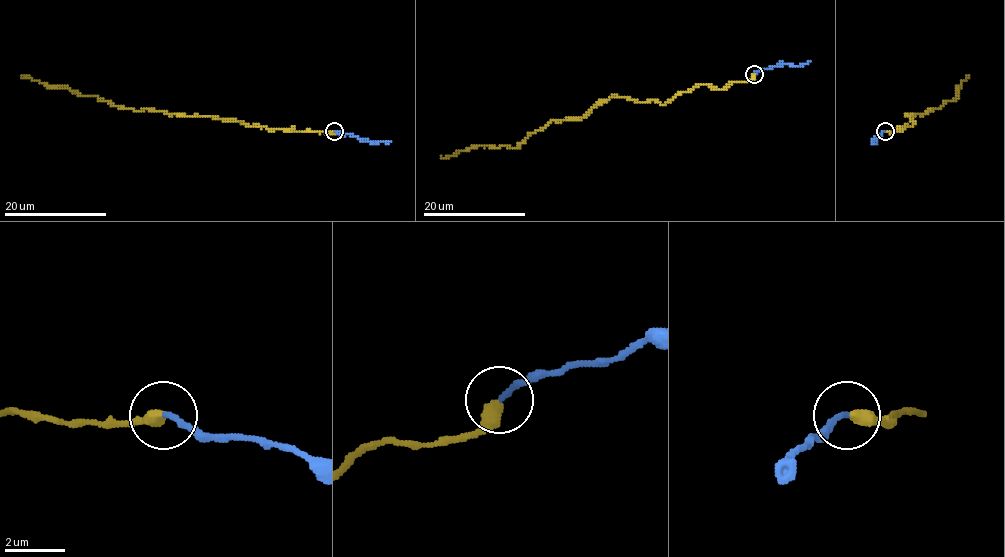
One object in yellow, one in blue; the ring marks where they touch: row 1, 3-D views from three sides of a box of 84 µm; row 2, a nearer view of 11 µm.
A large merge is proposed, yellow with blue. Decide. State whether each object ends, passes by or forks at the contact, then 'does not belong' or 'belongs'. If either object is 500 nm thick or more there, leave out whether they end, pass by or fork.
yellow ends there; blue ends there; belongs

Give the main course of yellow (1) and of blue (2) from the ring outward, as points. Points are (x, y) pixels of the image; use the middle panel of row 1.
1: (754, 74), (720, 90), (698, 85), (663, 104), (610, 97), (517, 147), (440, 156)
2: (754, 74), (779, 64), (803, 66), (811, 60)

